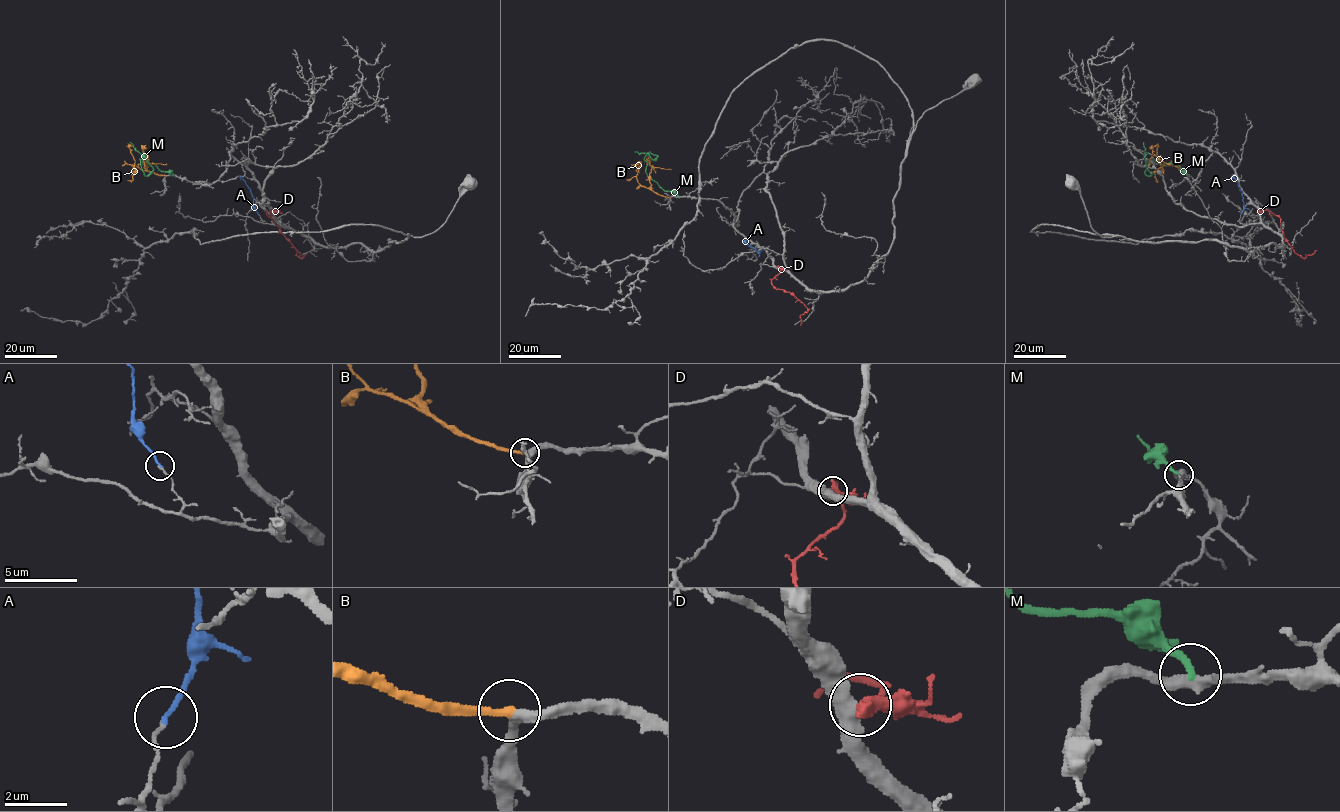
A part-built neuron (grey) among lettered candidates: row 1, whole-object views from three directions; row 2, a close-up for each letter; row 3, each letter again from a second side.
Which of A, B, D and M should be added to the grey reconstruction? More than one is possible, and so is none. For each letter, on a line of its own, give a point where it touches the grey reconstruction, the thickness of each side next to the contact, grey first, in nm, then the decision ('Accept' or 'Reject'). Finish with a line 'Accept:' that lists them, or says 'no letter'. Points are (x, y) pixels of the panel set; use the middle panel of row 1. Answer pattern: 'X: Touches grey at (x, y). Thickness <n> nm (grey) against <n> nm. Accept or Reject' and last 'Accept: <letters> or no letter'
A: Touches grey at (762, 249). Thickness 100 nm (grey) against 170 nm. Reject
B: Touches grey at (669, 197). Thickness 320 nm (grey) against 260 nm. Accept
D: Touches grey at (778, 267). Thickness 500 nm (grey) against 380 nm. Reject
M: Touches grey at (678, 196). Thickness 380 nm (grey) against 240 nm. Reject
Accept: B

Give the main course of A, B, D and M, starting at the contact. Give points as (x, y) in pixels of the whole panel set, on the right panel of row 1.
A: (1241, 213), (1243, 197), (1231, 175)
B: (1188, 175), (1177, 166), (1161, 166), (1157, 158), (1158, 147)
D: (1259, 212), (1268, 210), (1280, 218), (1284, 238), (1299, 256), (1305, 258), (1316, 250)
M: (1188, 175), (1177, 165), (1160, 165), (1150, 159), (1144, 173), (1148, 176), (1151, 173), (1145, 161), (1143, 142)

